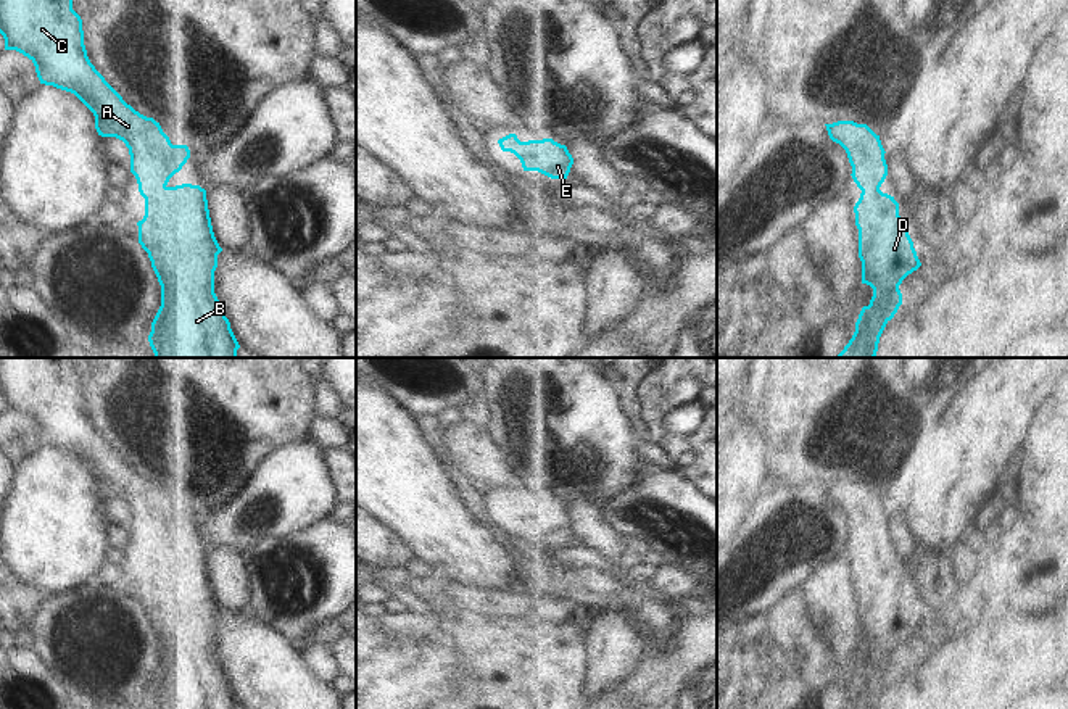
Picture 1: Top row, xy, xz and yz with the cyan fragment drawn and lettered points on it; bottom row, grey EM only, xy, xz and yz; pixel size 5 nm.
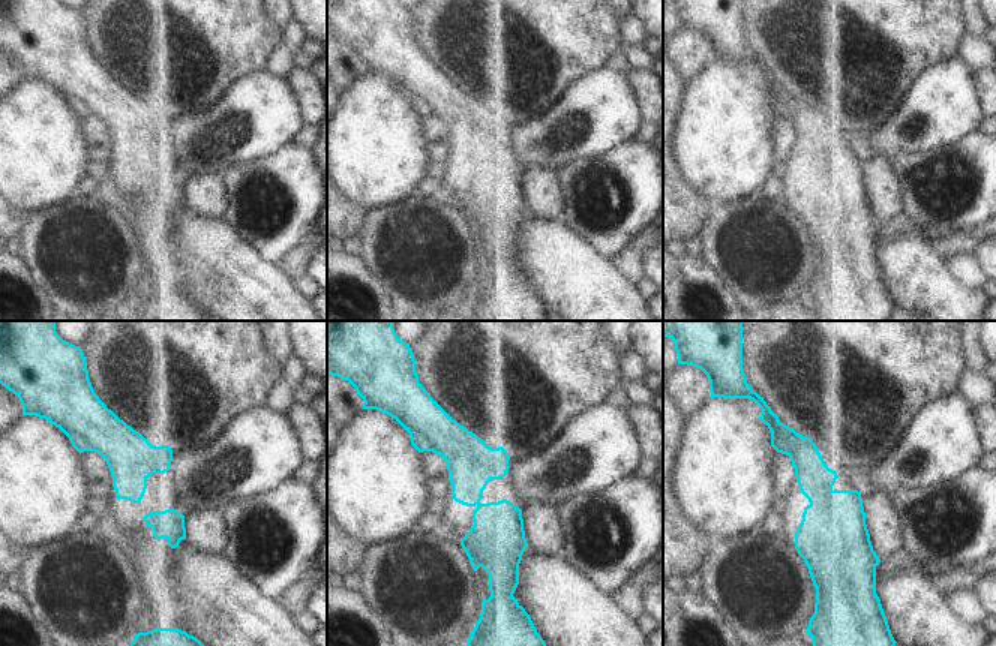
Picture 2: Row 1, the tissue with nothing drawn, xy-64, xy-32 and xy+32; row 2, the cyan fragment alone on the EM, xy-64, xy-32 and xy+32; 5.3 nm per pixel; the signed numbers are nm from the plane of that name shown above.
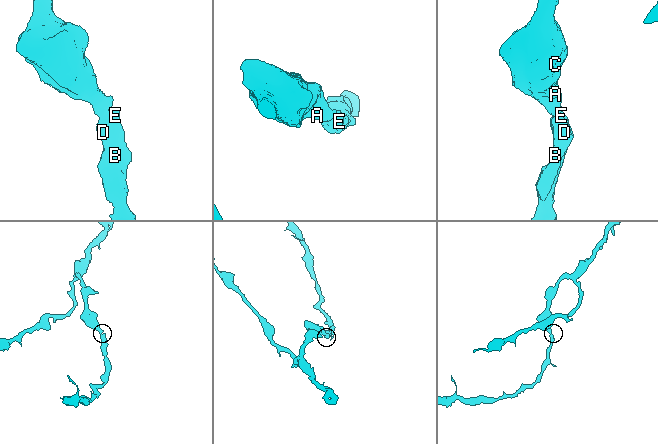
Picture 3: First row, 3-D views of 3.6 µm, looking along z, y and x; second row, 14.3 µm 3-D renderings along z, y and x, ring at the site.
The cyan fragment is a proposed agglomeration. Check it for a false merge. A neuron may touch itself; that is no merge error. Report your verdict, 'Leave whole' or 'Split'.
Leave whole

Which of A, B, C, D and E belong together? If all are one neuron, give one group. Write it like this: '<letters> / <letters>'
A B C D E

